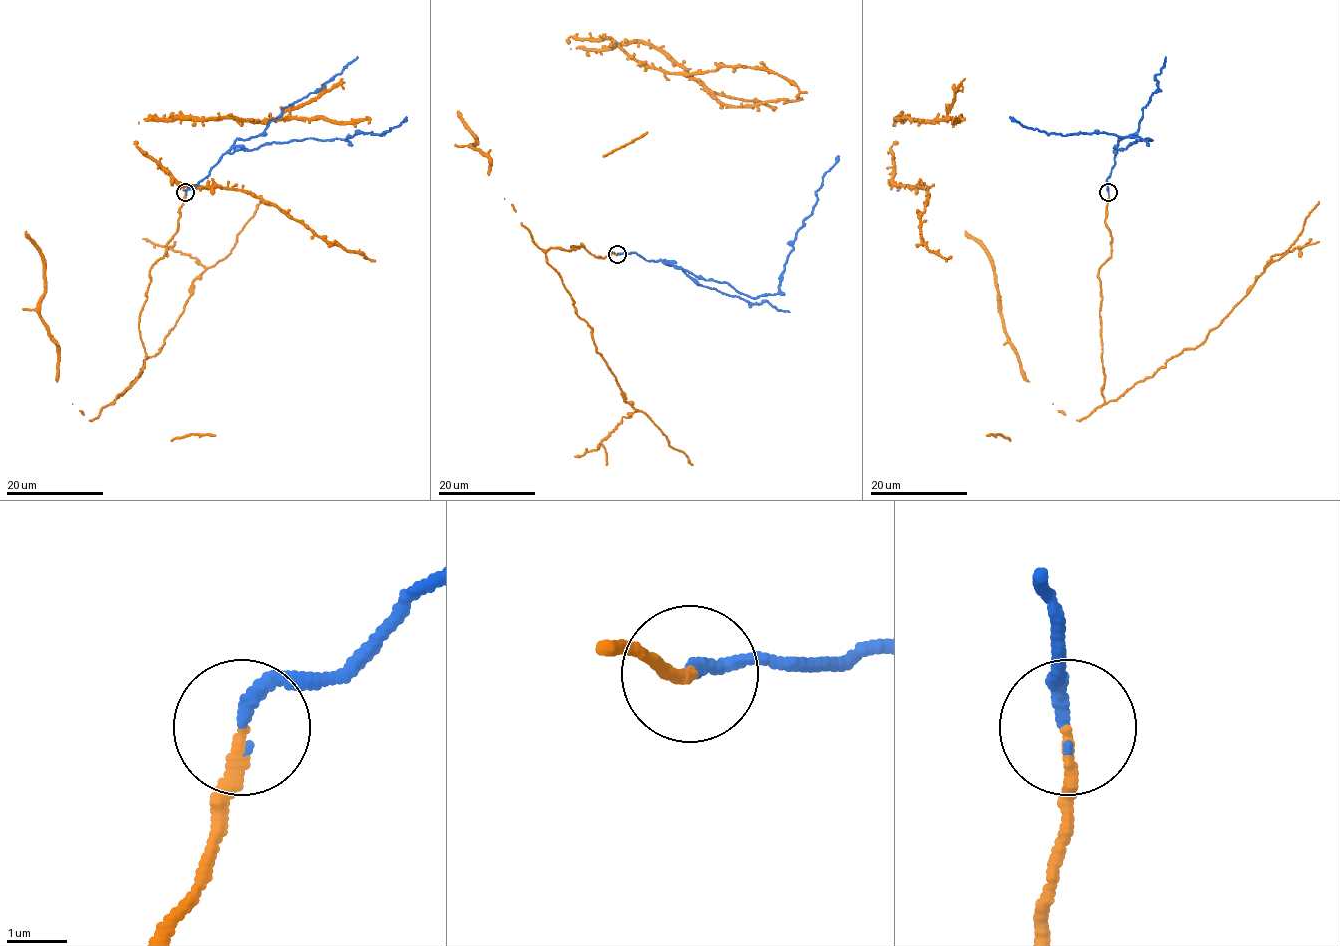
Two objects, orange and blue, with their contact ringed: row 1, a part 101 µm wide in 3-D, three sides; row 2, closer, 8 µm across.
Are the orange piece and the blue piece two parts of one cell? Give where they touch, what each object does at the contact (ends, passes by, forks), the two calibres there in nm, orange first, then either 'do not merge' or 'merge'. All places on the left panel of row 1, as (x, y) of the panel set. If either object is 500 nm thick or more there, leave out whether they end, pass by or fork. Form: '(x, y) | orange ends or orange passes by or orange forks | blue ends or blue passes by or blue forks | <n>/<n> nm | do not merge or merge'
(185, 192) | orange ends | blue ends | 190/240 nm | merge

